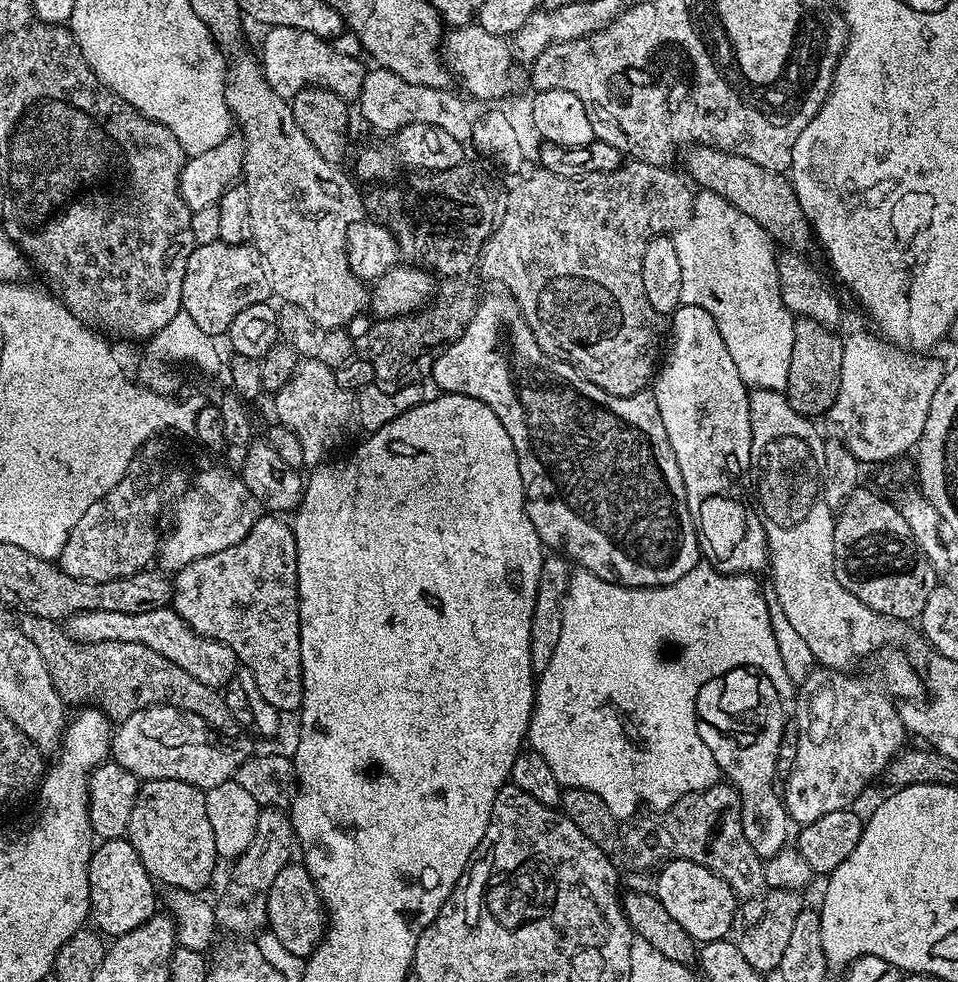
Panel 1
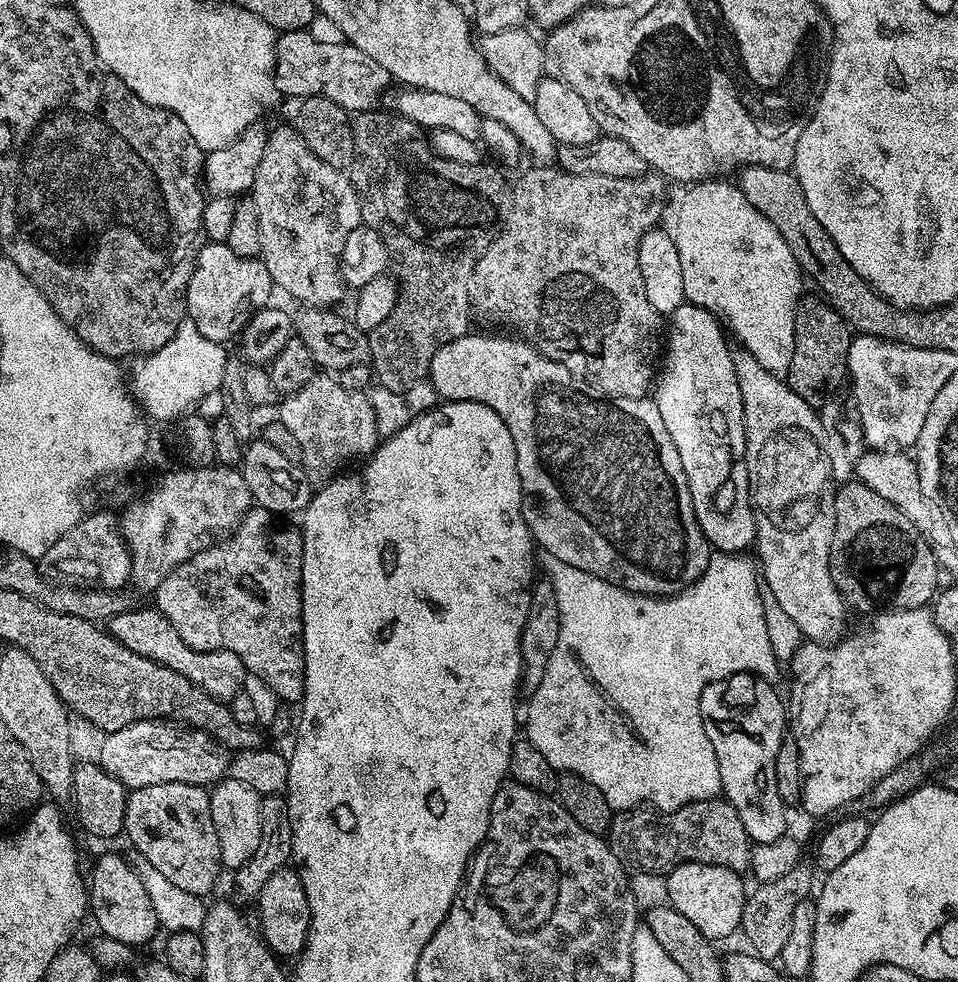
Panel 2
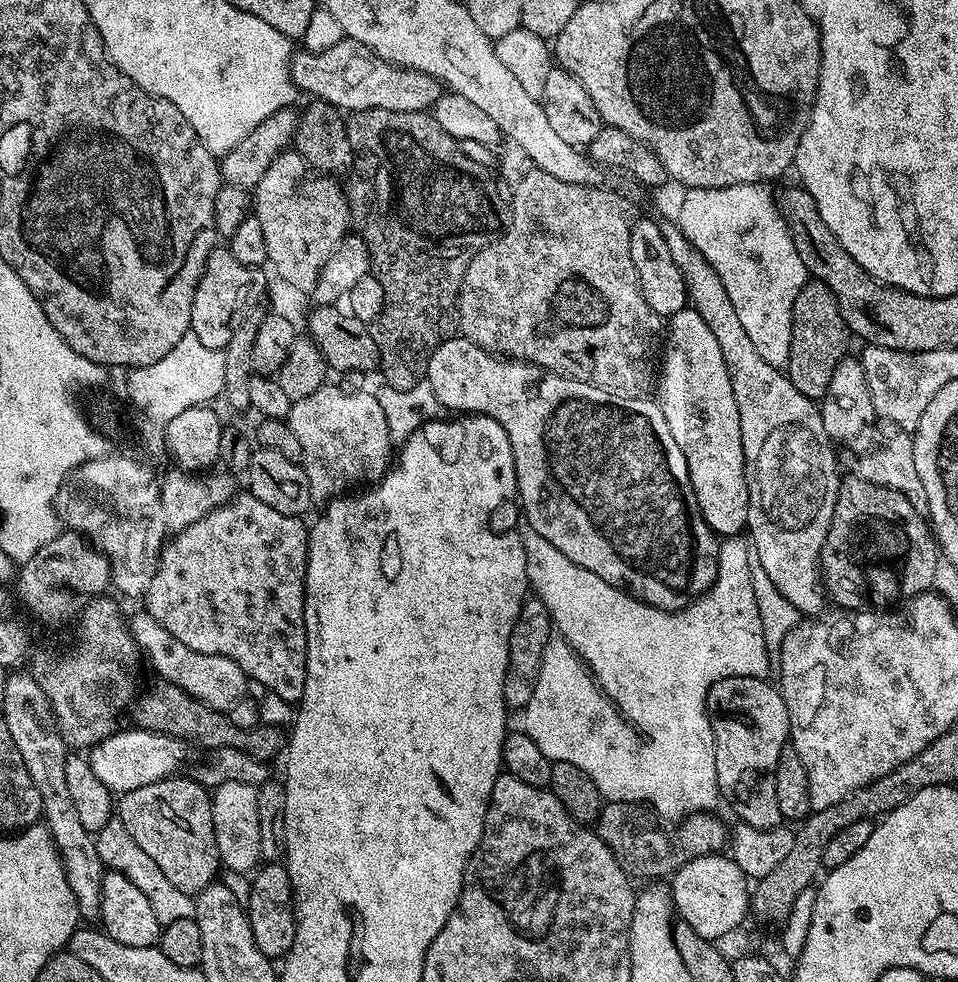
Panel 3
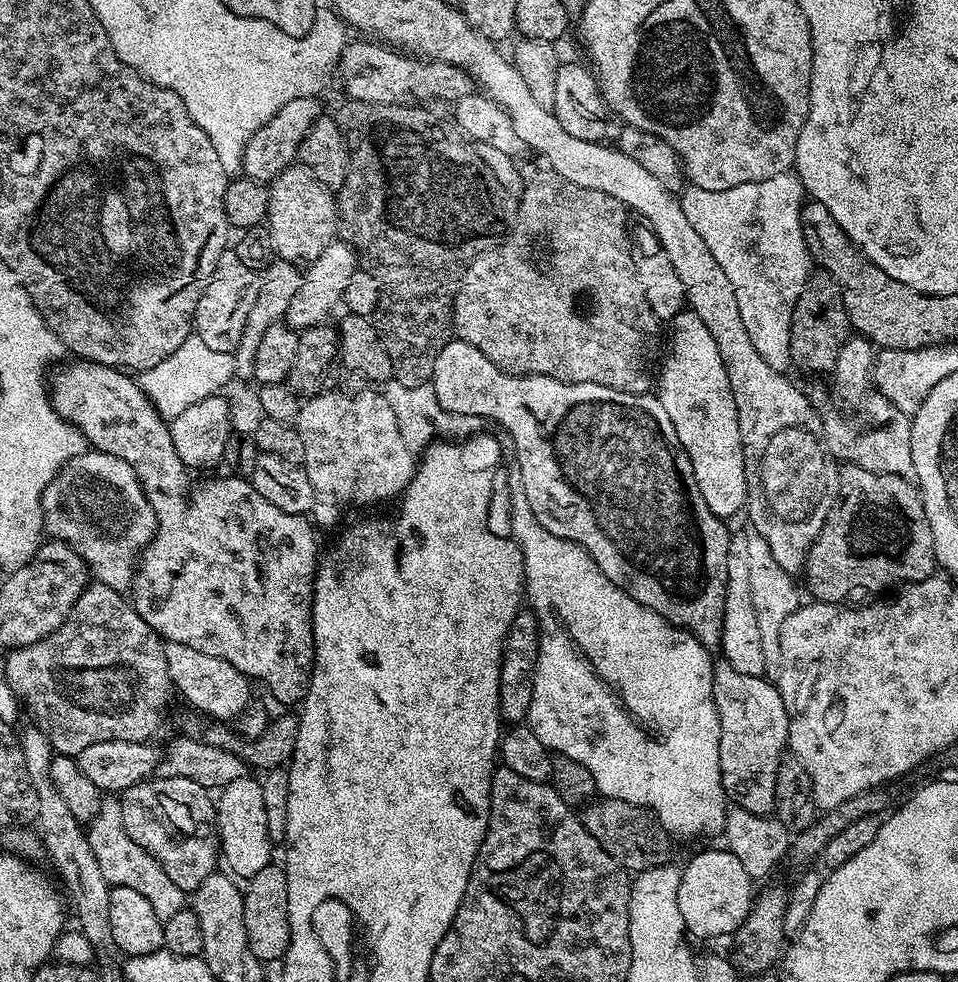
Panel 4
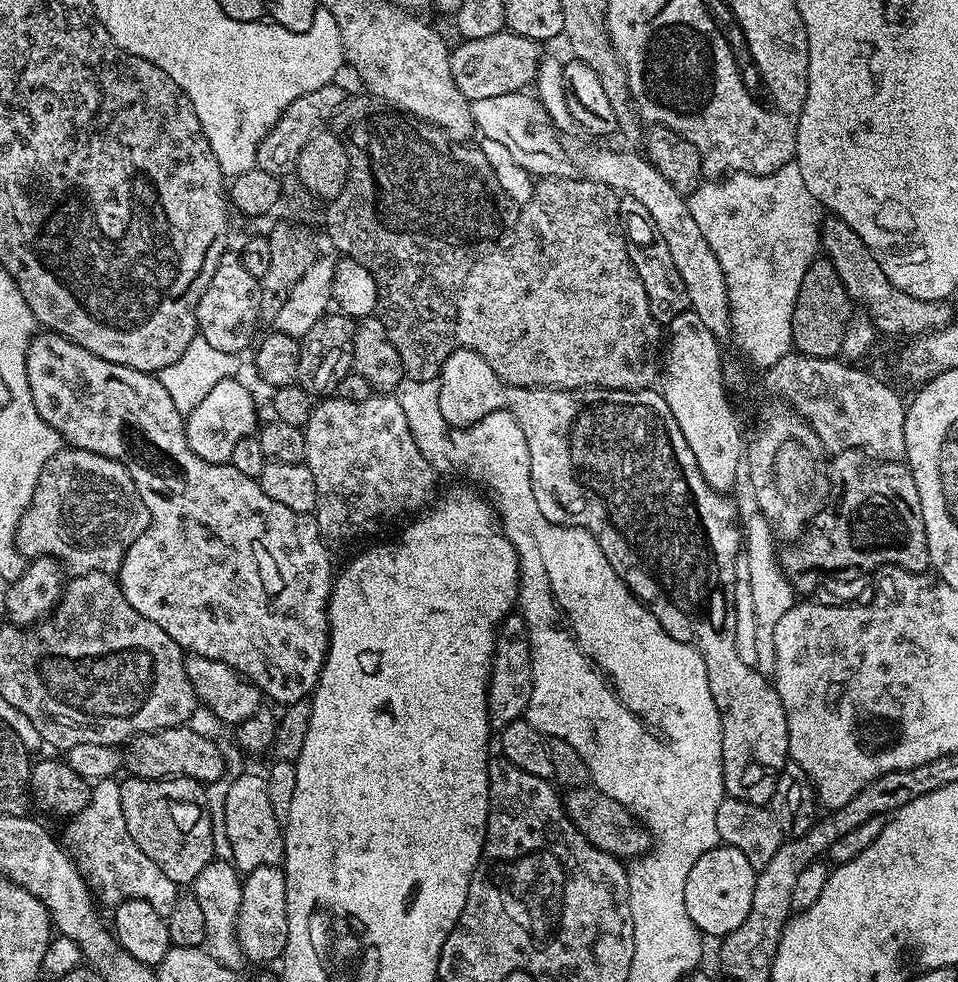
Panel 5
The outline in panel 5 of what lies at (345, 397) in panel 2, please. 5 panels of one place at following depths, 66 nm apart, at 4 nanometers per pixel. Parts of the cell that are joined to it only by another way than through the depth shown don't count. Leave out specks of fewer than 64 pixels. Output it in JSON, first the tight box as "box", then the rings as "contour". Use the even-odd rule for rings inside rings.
{"box":[303,394,437,541],"contour":[[[372,394],[360,402],[337,398],[324,400],[321,404],[319,401],[303,429],[306,438],[304,463],[308,465],[310,474],[314,474],[316,487],[314,515],[320,535],[329,541],[372,536],[387,520],[403,512],[416,514],[429,507],[433,499],[432,491],[436,488],[437,469],[432,461],[425,458],[422,450],[418,450],[410,434],[410,426],[406,426],[406,414],[402,414],[402,406],[398,406],[395,395]]]}

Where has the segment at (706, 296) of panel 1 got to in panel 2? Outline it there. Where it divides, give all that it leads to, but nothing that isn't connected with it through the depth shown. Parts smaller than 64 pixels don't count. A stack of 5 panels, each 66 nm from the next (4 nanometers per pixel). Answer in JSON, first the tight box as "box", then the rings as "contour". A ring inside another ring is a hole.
{"box":[674,178,802,378],"contour":[[[713,178],[710,180],[701,180],[699,182],[693,183],[691,186],[685,187],[688,188],[684,192],[684,197],[680,200],[680,209],[676,212],[676,228],[674,227],[674,235],[676,238],[676,245],[678,246],[678,258],[682,258],[682,286],[684,287],[684,298],[687,303],[690,304],[700,304],[704,308],[708,308],[712,312],[716,313],[717,317],[723,318],[724,316],[728,319],[727,327],[730,329],[732,327],[732,332],[737,336],[738,339],[741,340],[743,351],[748,352],[752,355],[755,360],[758,361],[760,365],[763,366],[766,370],[770,370],[774,375],[779,376],[781,378],[787,377],[788,371],[790,370],[790,362],[794,358],[794,338],[796,335],[794,334],[794,318],[796,317],[796,305],[800,303],[802,299],[802,291],[800,292],[800,280],[802,281],[802,273],[800,267],[798,266],[798,262],[794,258],[793,252],[790,251],[790,246],[786,246],[786,238],[782,238],[782,234],[778,232],[776,227],[774,226],[774,222],[770,222],[770,218],[766,218],[762,215],[762,213],[756,209],[754,206],[750,206],[750,202],[744,195],[742,194],[742,190],[735,183],[727,184],[727,179],[724,178]]]}

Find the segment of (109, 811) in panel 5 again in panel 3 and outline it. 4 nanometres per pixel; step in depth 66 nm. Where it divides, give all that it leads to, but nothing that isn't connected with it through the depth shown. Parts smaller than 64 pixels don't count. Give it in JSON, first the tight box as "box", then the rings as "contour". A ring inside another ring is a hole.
{"box":[94,819,196,926],"contour":[[[112,819],[100,832],[95,833],[94,837],[98,857],[101,858],[105,869],[124,872],[126,878],[130,878],[130,882],[134,882],[134,886],[138,886],[138,890],[142,890],[142,894],[146,894],[150,906],[154,906],[154,918],[158,918],[158,922],[162,926],[170,922],[178,922],[180,918],[195,917],[196,901],[193,893],[178,890],[178,886],[174,886],[174,882],[170,882],[170,878],[166,878],[166,874],[162,874],[158,862],[154,862],[154,858],[150,858],[150,854],[146,854],[146,850],[142,850],[142,846],[138,846],[138,842],[134,842],[134,838],[130,838],[130,830],[126,830],[126,826],[122,826],[120,819]]]}

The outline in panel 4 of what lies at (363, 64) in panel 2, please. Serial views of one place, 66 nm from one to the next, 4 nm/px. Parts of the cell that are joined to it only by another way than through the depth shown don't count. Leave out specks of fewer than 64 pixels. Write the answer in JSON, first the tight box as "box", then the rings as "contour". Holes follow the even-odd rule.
{"box":[338,38,474,104],"contour":[[[368,38],[349,39],[340,55],[338,76],[344,79],[348,100],[361,100],[371,104],[410,104],[449,100],[455,102],[474,92],[474,81],[463,69],[452,64],[427,62],[412,54],[393,50]]]}

